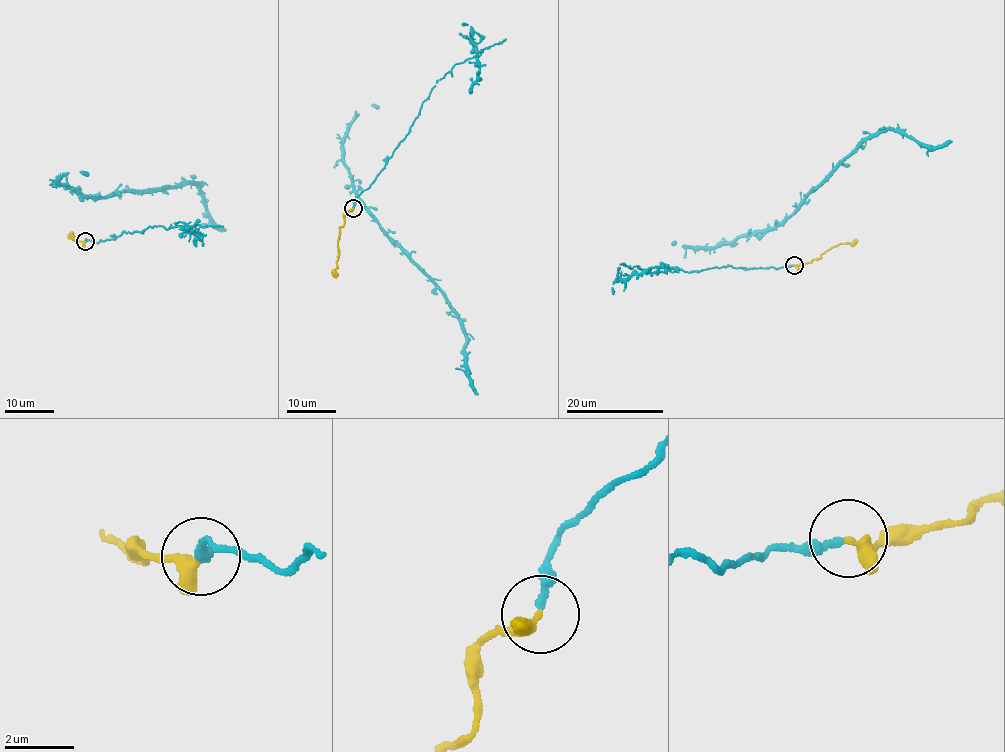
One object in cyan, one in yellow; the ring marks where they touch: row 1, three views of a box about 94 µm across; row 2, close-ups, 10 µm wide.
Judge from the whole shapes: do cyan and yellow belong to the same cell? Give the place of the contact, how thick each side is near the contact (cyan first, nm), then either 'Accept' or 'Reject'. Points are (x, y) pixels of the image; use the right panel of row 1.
Place: (794, 265). Thickness 240 nm (cyan) against 400 nm. Accept

